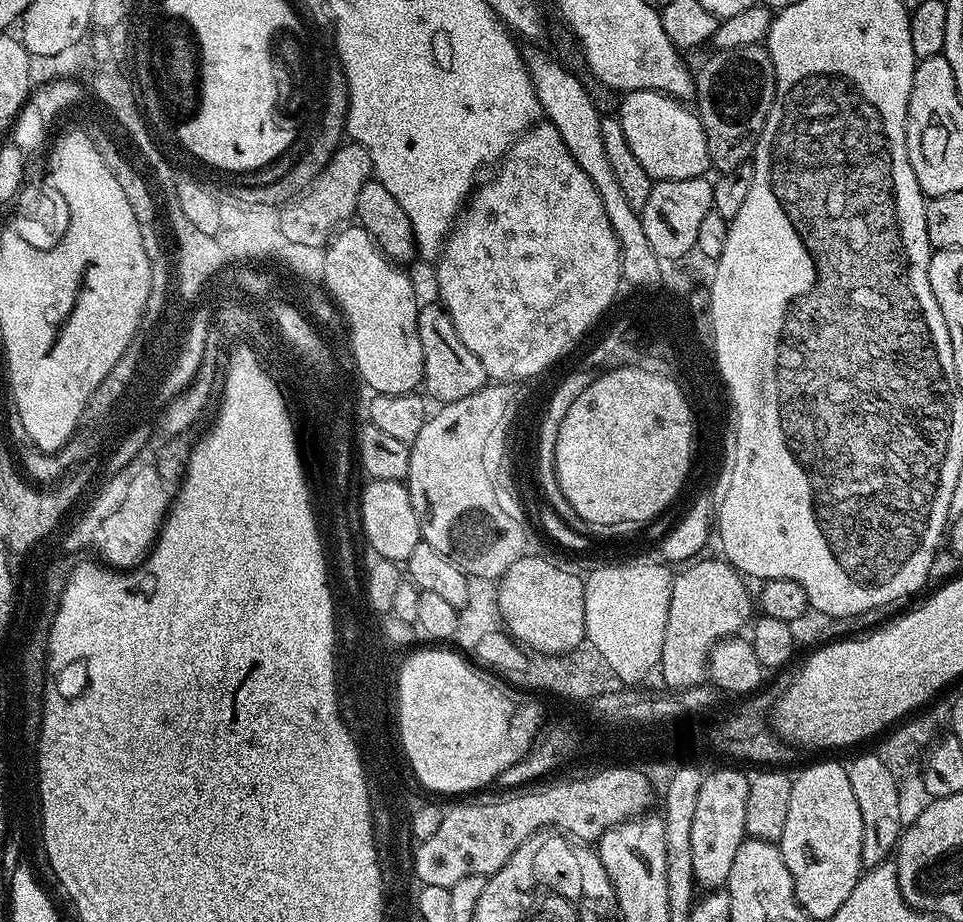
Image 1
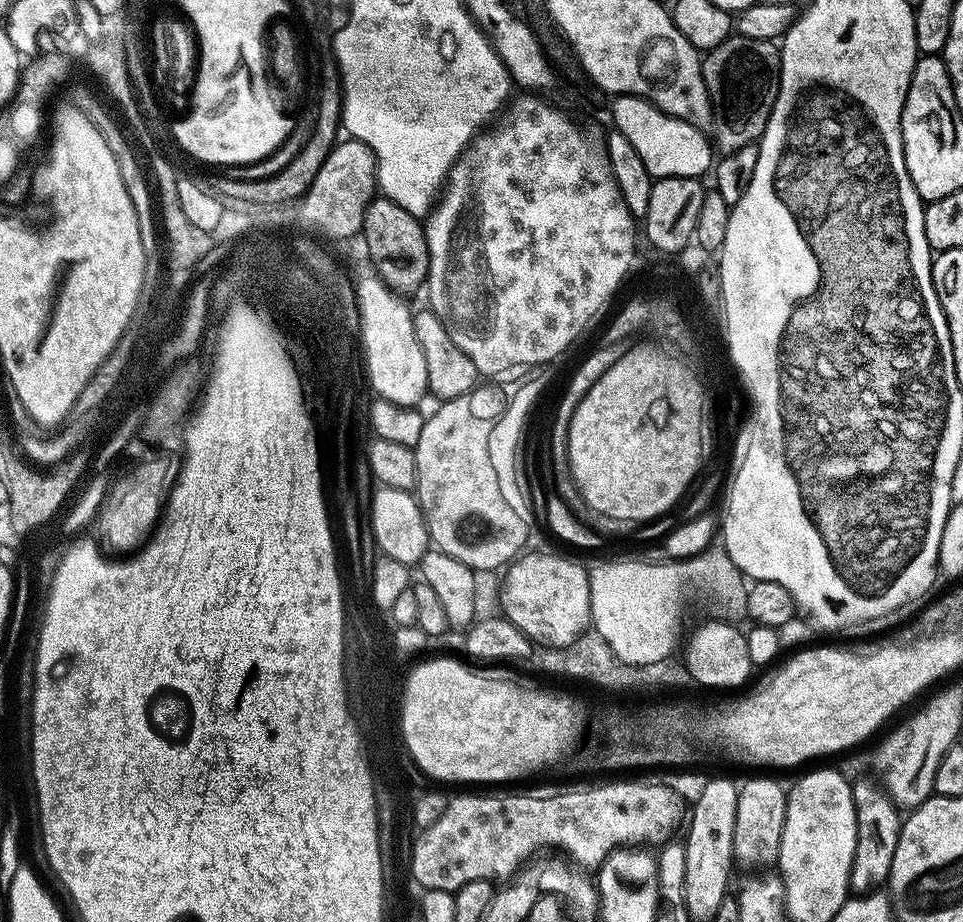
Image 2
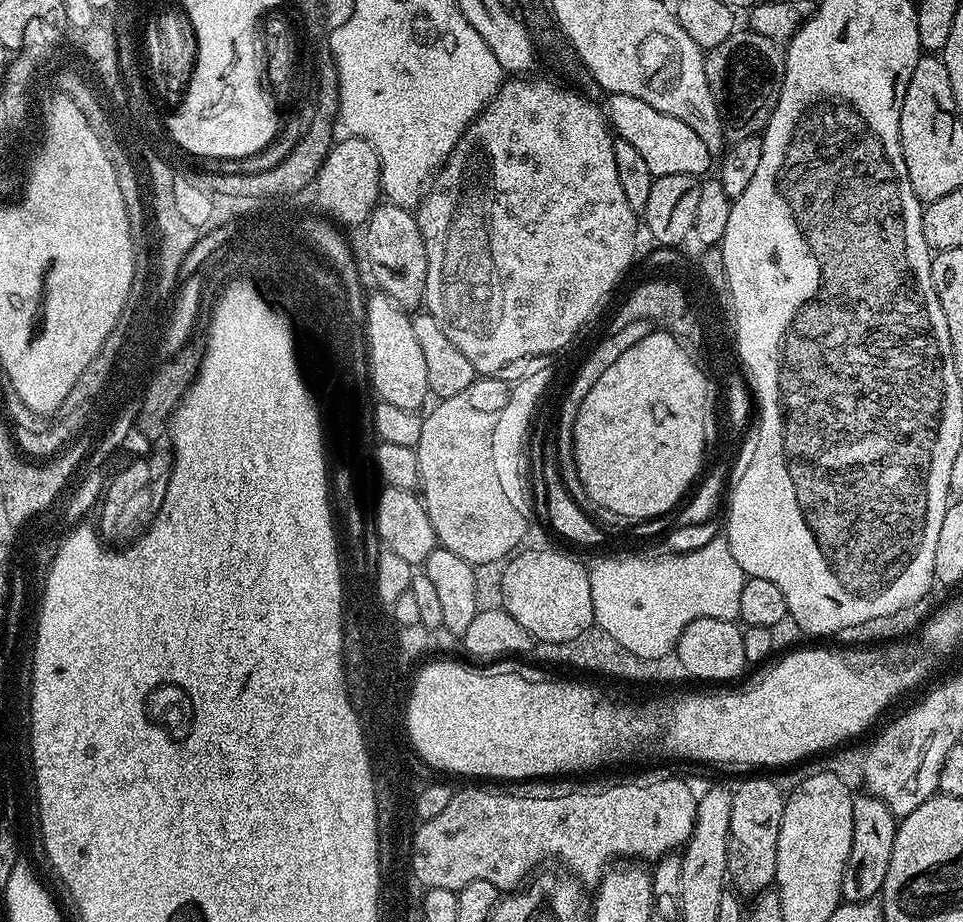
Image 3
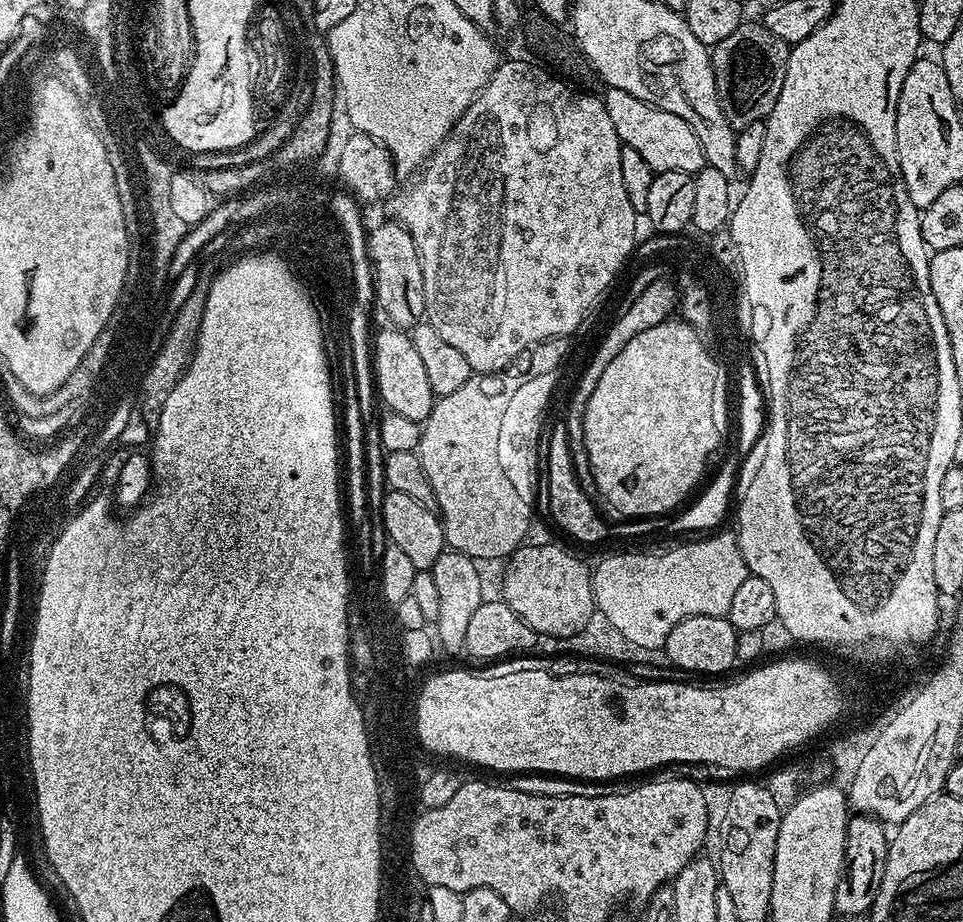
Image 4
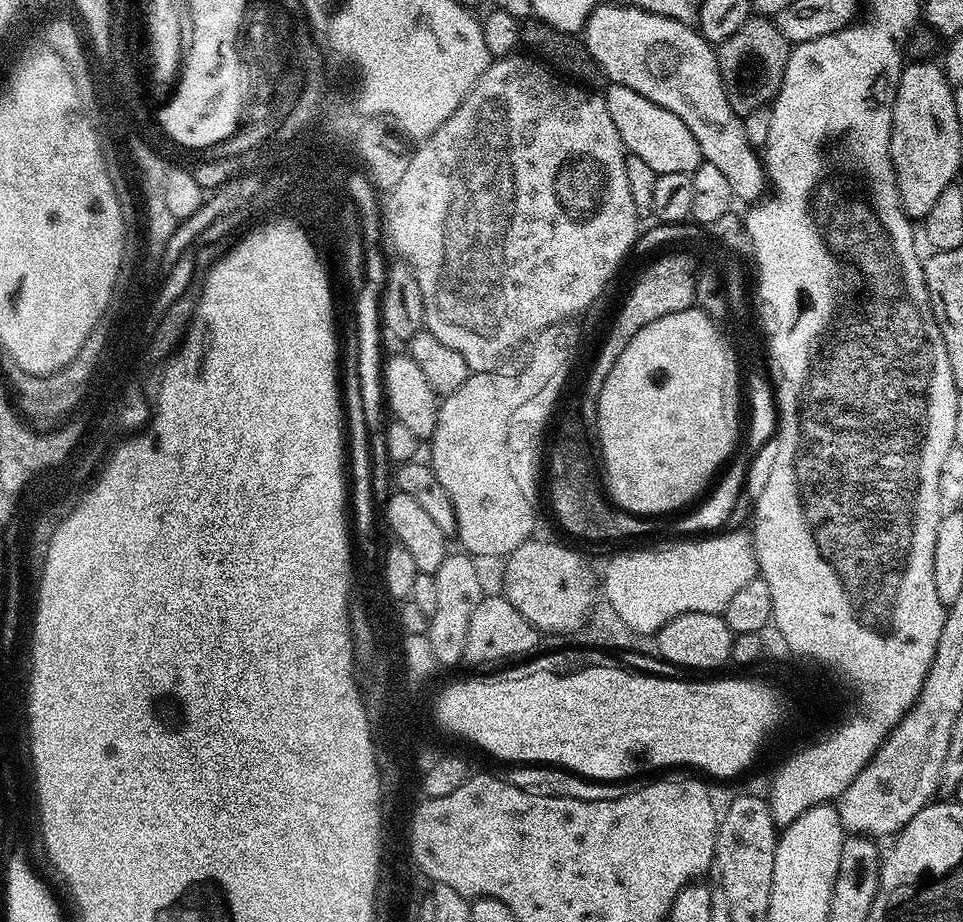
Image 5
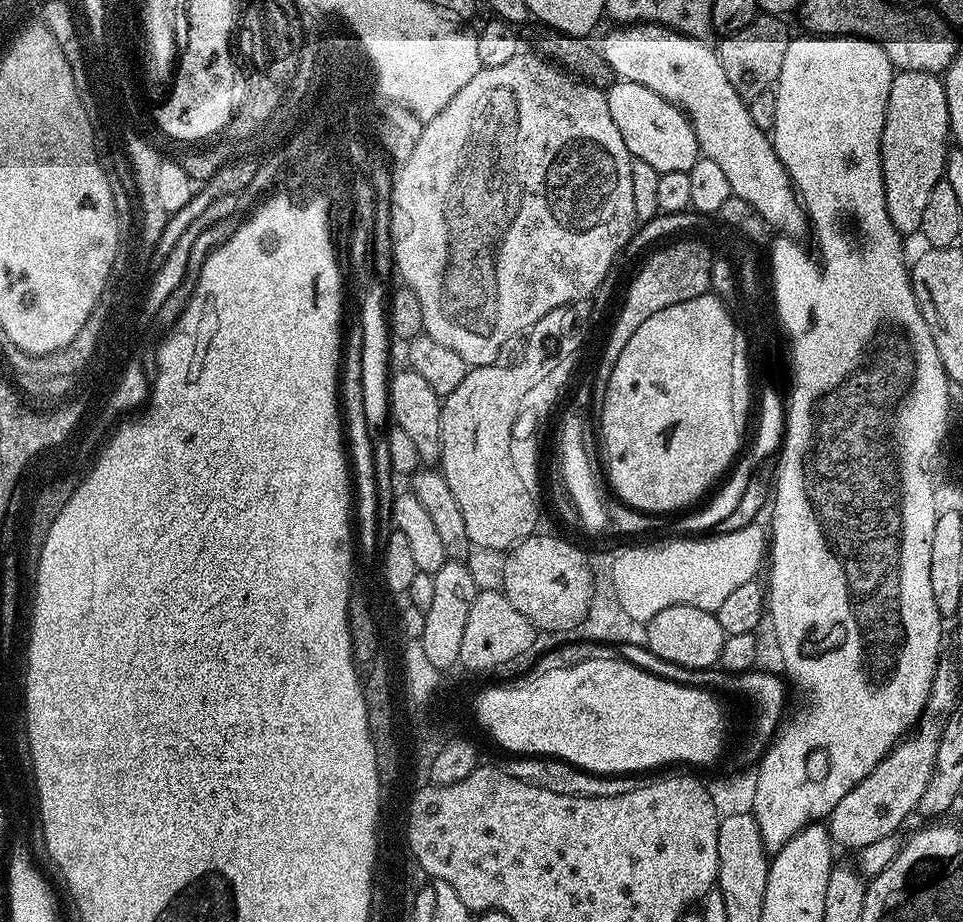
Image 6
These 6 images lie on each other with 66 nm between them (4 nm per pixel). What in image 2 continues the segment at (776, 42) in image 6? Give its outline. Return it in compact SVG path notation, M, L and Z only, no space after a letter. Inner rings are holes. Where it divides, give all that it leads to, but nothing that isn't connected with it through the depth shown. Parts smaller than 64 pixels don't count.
M733 34L723 40L716 48L711 49L703 57L704 85L708 91L710 105L710 140L717 153L725 156L742 150L742 146L757 143L760 135L766 130L766 122L774 110L774 102L778 98L780 89L780 50L771 40L762 38L746 38Z

